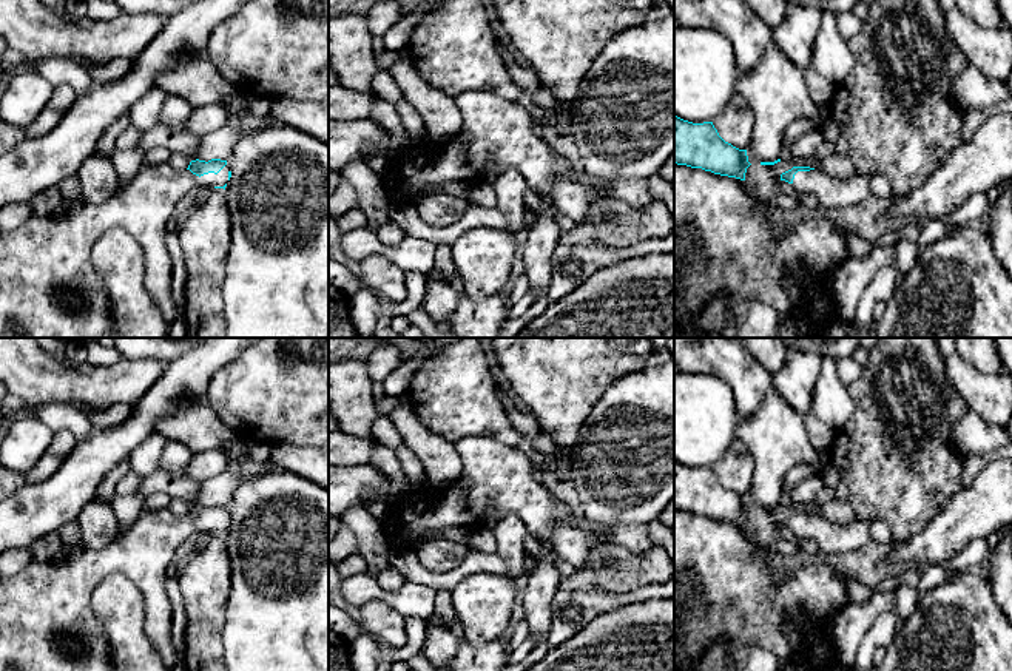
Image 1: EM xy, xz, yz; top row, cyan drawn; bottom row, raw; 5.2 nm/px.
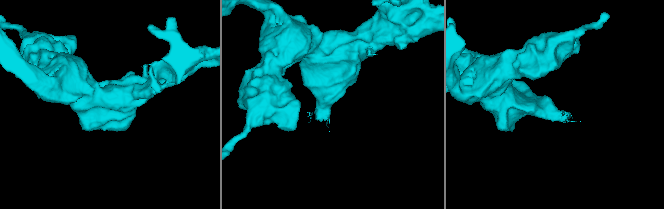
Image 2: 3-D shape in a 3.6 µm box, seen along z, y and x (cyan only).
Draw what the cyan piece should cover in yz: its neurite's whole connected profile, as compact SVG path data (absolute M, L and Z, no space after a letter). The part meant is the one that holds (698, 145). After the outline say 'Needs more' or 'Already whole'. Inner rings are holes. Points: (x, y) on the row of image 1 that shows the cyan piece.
M674 116L674 164L745 180L747 150L725 142L713 122L693 123Z. Already whole

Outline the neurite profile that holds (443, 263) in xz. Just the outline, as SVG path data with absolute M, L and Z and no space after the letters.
M441 242L437 245L433 270L440 271L443 279L446 281L457 278L455 264L452 258L452 247L449 244Z

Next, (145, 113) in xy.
M156 86L145 93L128 111L130 126L145 133L159 123L168 93Z

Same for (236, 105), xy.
M245 93L234 94L230 100L224 100L222 105L228 111L228 117L239 116L244 133L253 133L272 125L268 117L255 117L247 113L248 96Z

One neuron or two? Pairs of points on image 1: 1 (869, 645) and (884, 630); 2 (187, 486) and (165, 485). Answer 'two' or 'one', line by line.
1: one
2: one

